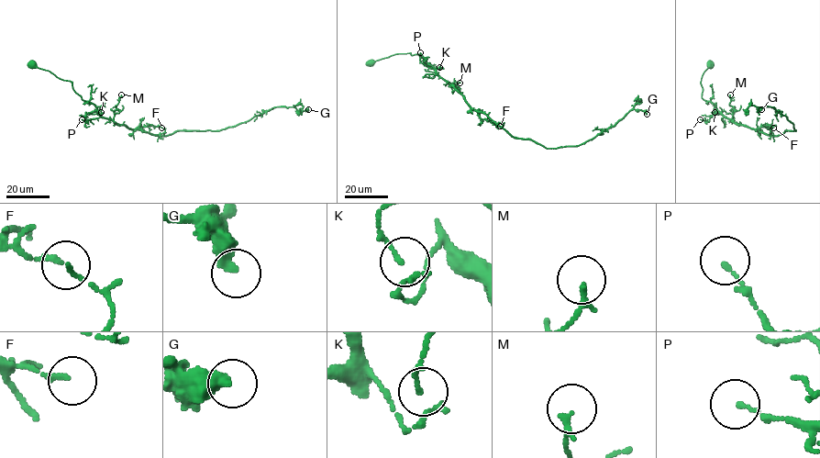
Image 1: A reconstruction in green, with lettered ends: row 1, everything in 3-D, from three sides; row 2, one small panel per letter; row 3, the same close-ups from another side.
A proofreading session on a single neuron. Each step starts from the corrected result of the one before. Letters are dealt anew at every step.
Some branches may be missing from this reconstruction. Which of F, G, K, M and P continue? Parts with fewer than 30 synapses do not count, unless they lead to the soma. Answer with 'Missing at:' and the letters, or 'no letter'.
Missing at: no letter

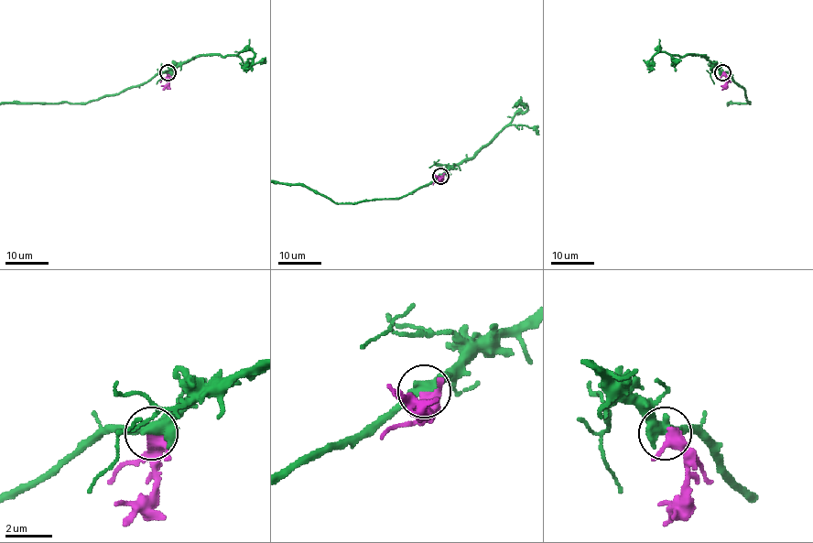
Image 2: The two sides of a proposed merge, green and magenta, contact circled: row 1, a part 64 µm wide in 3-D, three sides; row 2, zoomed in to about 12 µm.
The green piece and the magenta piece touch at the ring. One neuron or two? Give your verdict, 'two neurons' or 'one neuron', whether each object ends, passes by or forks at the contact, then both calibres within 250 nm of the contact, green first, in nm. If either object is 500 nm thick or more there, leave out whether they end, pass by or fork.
two neurons | green passes by | magenta passes by | 440/420 nm

